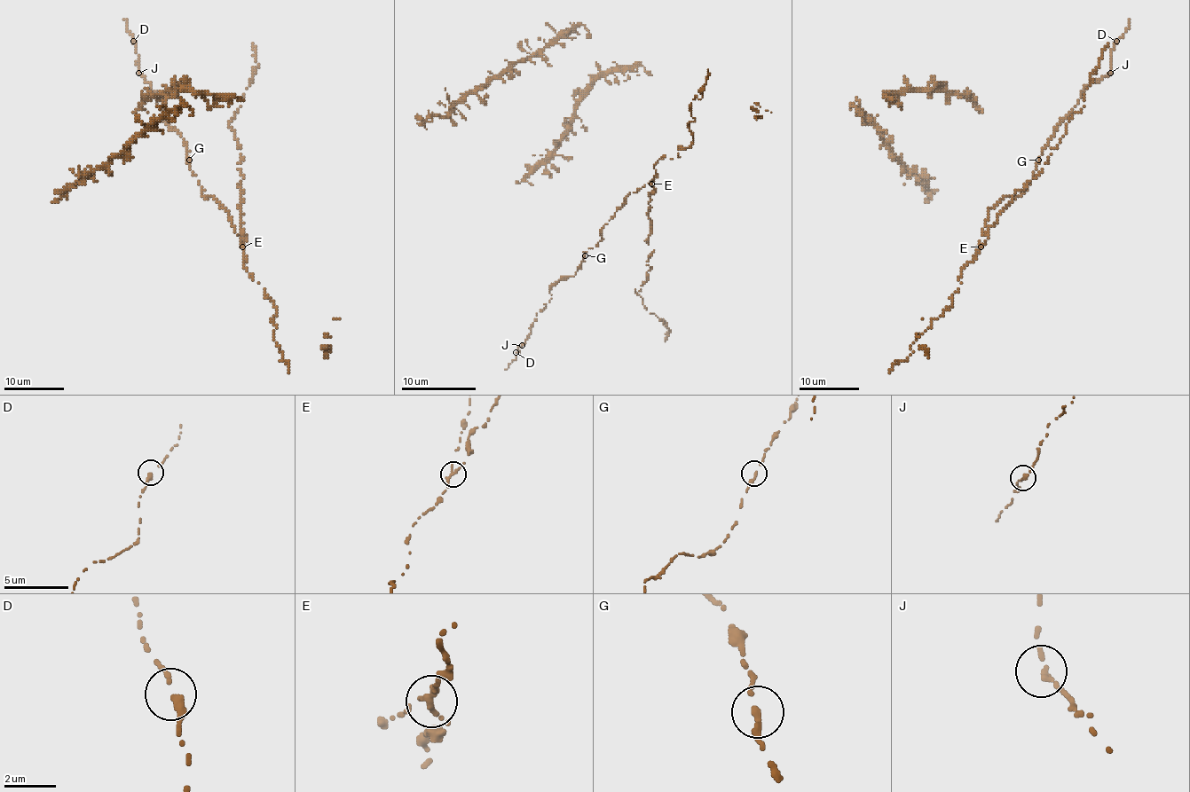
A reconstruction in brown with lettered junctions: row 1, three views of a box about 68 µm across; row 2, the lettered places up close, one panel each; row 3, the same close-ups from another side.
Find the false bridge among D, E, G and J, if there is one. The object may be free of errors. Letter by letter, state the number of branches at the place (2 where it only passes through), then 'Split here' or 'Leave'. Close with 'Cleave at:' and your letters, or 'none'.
D: Branches: 2. Leave
E: Branches: 2. Split here
G: Branches: 2. Leave
J: Branches: 2. Leave
Cleave at: E

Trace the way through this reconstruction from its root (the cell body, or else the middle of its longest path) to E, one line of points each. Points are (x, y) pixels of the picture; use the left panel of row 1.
E: (198, 182), (205, 199), (213, 197), (228, 212), (237, 234), (246, 237), (243, 247)

